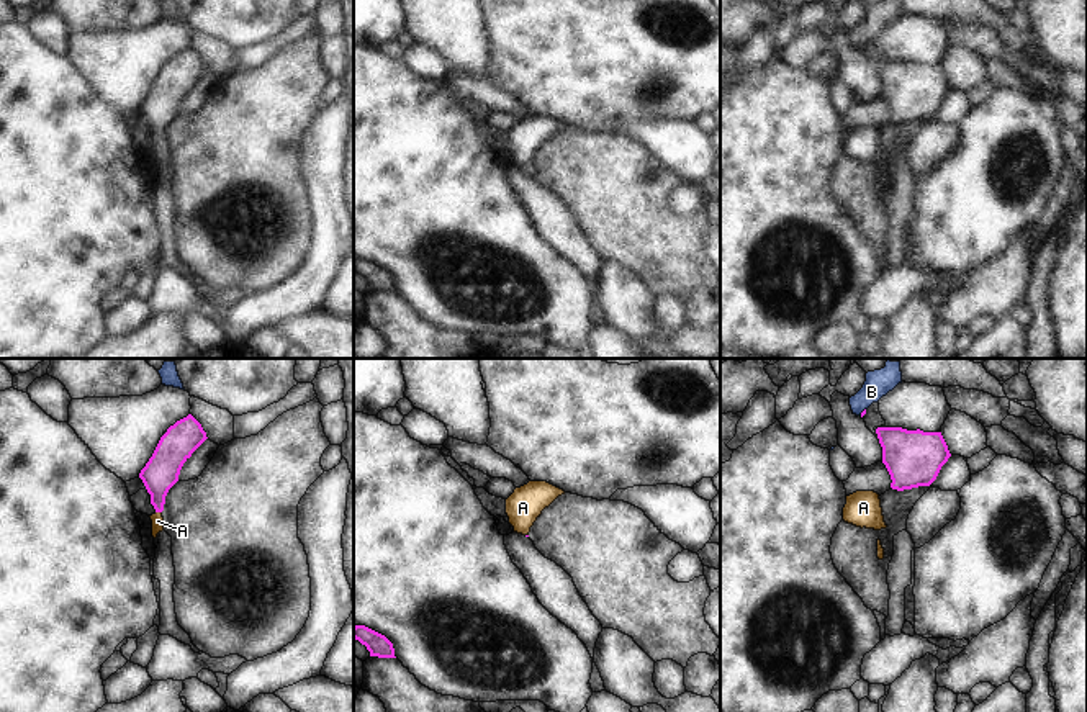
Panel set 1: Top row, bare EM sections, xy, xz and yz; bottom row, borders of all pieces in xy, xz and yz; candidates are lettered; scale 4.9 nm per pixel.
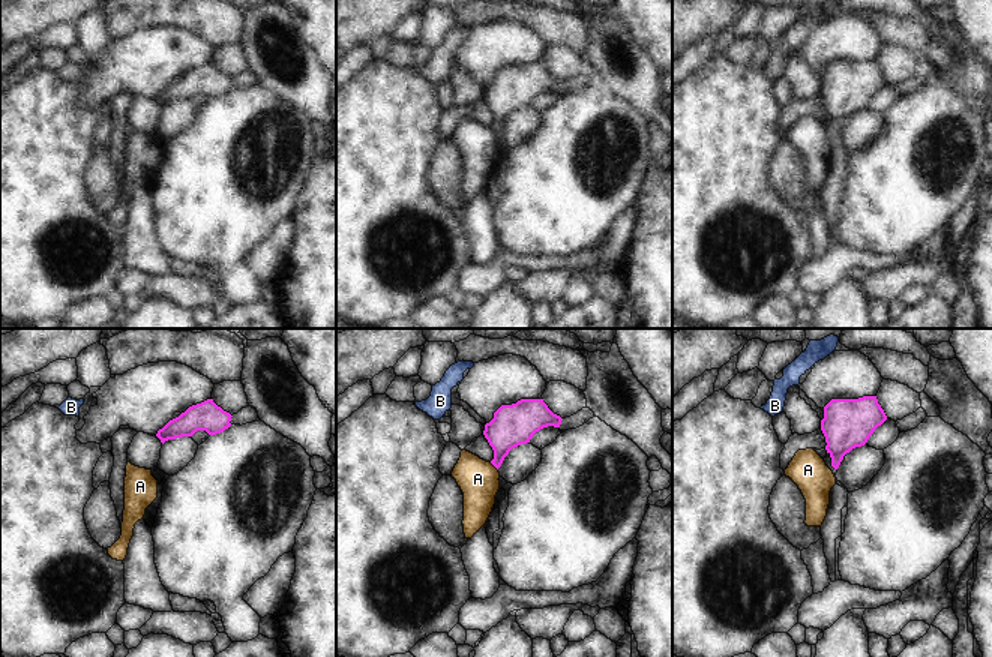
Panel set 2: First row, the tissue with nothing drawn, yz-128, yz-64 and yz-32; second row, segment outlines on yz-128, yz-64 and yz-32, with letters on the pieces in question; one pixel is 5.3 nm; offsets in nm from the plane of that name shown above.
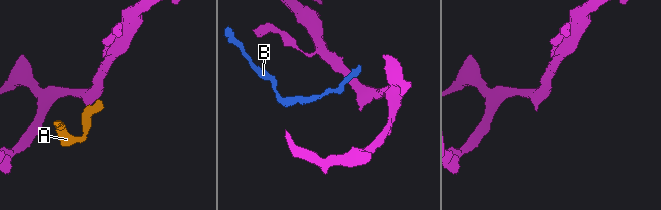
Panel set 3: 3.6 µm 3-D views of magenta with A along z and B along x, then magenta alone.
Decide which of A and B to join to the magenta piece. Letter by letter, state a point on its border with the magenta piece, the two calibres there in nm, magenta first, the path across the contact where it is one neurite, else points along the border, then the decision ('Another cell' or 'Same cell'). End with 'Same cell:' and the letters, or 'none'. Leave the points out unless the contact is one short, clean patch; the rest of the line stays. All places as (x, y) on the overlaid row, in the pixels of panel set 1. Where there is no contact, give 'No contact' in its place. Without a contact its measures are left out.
A: Touches magenta at xy (159, 511). Thickness 170 nm (magenta) against 60 nm. Boundary: xy (156, 511), (161, 513). Another cell
B: Touches magenta at yz (863, 411). Thickness 20 nm (magenta) against 130 nm. Boundary: yz (865, 408), (860, 414). Another cell
Same cell: none

